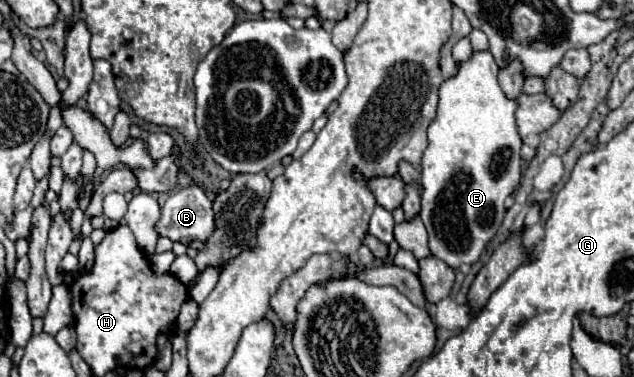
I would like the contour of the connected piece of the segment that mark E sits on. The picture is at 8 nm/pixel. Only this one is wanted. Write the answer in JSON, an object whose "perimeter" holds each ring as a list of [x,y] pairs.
{"perimeter":[[[475,52],[471,60],[459,64],[459,74],[445,80],[439,90],[437,118],[429,126],[429,146],[421,160],[421,220],[429,232],[429,248],[433,256],[459,268],[461,264],[475,264],[487,242],[499,230],[505,216],[505,198],[513,194],[521,178],[521,136],[515,124],[517,102],[509,100],[497,80],[499,66],[491,52]]]}

